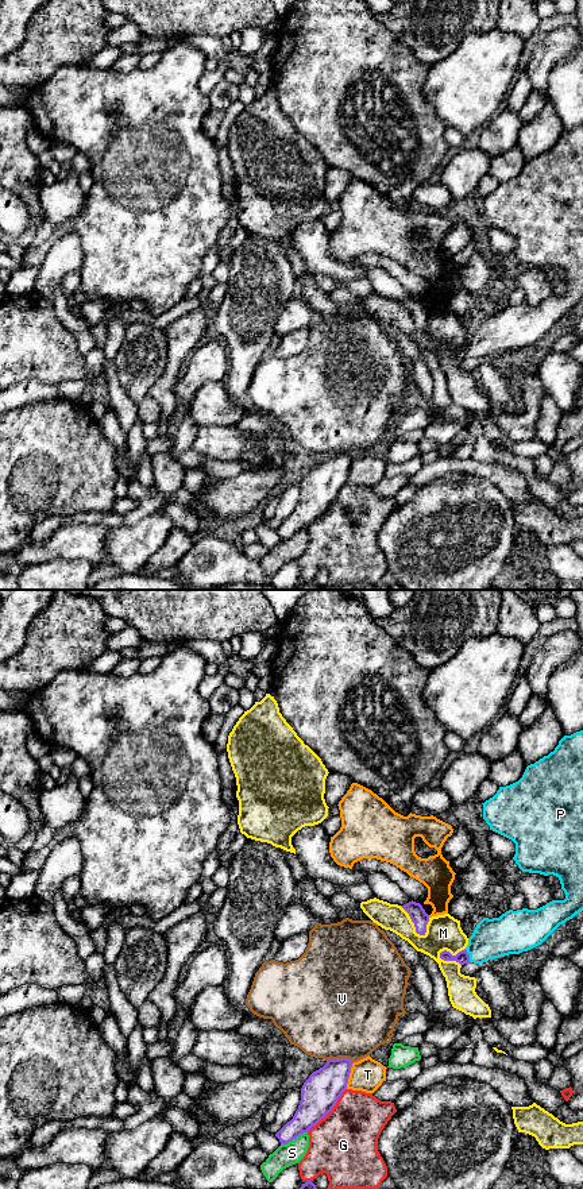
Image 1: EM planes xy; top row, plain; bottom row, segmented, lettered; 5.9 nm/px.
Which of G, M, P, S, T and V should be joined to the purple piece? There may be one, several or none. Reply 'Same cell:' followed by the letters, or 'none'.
Same cell: P

